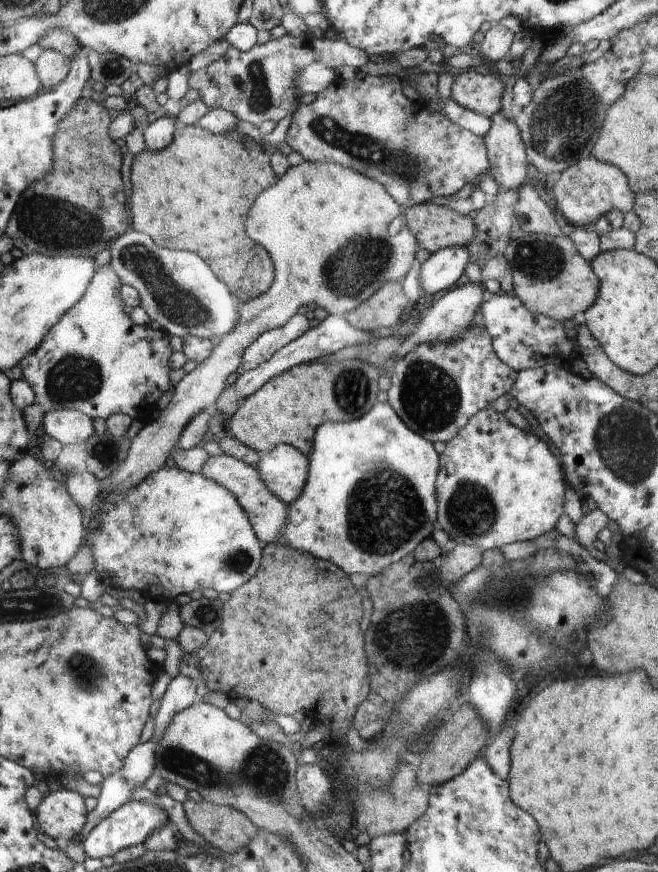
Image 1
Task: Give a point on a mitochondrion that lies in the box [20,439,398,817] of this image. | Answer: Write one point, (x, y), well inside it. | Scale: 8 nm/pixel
(265, 772)

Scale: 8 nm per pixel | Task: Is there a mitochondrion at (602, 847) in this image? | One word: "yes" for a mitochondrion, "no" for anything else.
no

